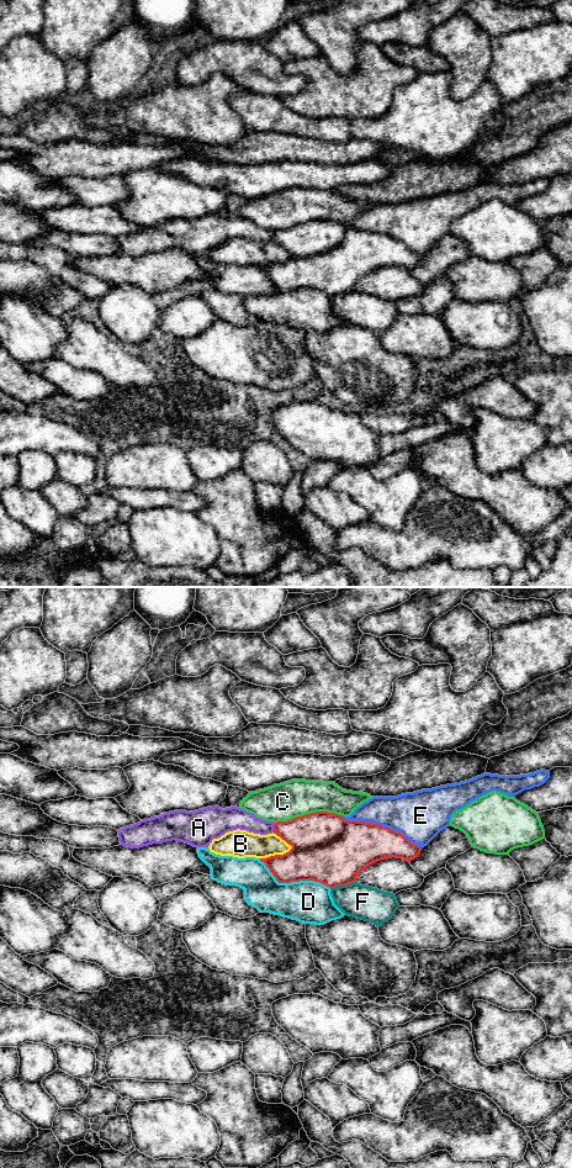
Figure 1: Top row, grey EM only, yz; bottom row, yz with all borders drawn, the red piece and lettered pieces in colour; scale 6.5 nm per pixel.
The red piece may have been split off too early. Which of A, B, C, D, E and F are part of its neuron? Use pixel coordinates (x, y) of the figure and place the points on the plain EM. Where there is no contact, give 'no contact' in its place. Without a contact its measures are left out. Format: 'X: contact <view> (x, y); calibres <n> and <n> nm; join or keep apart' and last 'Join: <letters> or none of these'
A: contact yz (274, 236); calibres 280 and 140 nm; keep apart
B: contact yz (276, 263); calibres 320 and 180 nm; keep apart
C: contact yz (308, 222); calibres 440 and 240 nm; keep apart
D: contact yz (292, 289); calibres 360 and 280 nm; keep apart
E: contact yz (381, 233); calibres 340 and 320 nm; keep apart
F: contact yz (343, 292); calibres 440 and 220 nm; keep apart
Join: none of these

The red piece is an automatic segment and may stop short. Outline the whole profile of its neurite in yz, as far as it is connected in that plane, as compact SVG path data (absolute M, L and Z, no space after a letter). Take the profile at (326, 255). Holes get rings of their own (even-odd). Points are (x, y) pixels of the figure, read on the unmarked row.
M328 220L277 229L274 242L292 254L284 263L260 266L279 291L314 289L329 296L346 294L355 291L358 282L377 269L396 265L411 270L423 257L390 236L366 229L348 229L343 223Z

